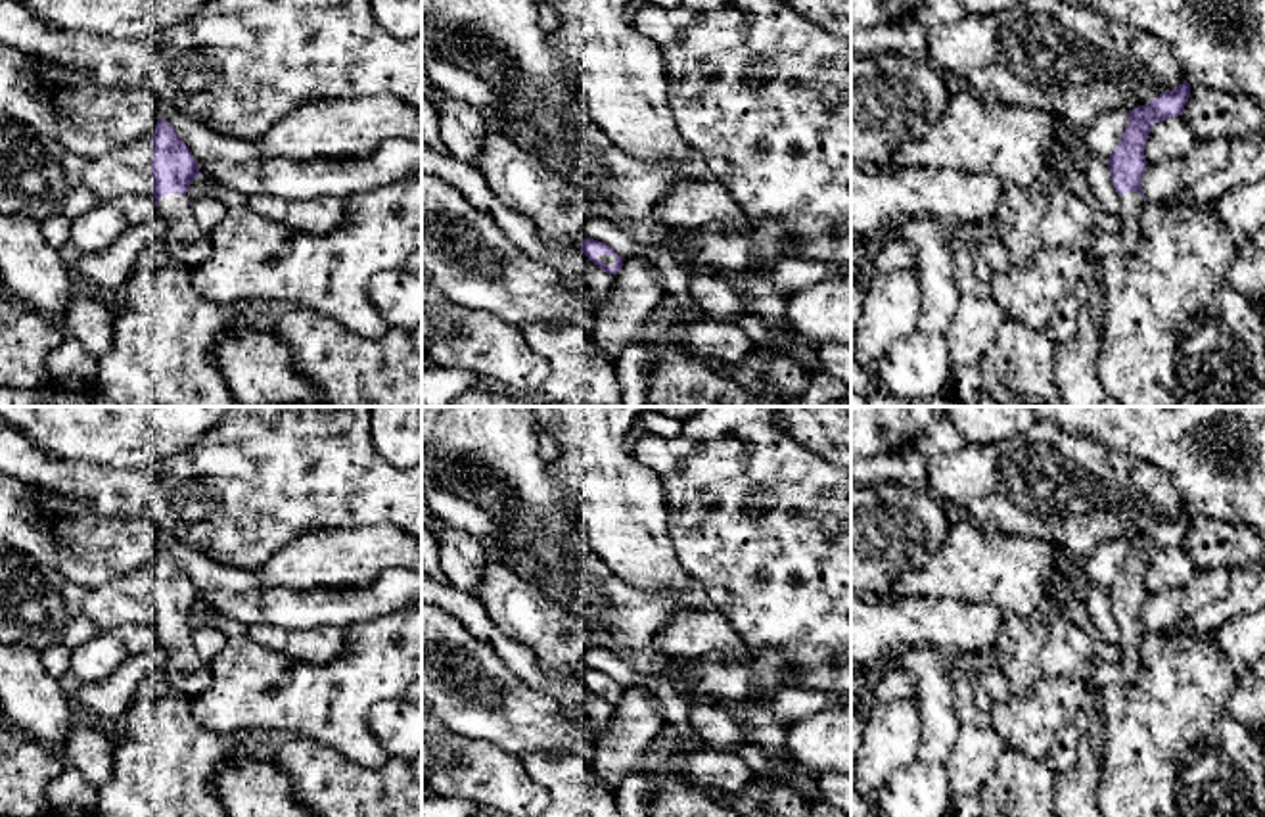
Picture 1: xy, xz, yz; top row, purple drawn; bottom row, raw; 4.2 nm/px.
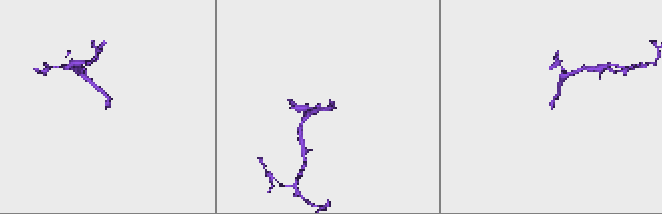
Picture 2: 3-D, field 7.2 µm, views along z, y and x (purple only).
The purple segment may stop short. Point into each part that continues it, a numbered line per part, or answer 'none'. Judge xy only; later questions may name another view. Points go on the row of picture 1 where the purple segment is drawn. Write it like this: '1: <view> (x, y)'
1: xy (188, 244)

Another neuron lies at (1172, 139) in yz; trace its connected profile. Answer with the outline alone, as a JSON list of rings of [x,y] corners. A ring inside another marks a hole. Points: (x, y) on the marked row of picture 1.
[[[1179,115],[1152,127],[1144,155],[1148,163],[1183,159],[1196,146],[1190,125]]]

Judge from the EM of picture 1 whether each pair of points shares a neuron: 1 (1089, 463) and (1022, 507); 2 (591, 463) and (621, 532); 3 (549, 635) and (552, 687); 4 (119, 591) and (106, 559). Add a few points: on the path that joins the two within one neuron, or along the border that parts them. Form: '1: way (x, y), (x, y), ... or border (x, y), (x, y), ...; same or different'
1: way (1072, 480), (1064, 488), (1039, 490); same
2: way (606, 480), (621, 503), (621, 514); same
3: border (524, 643), (551, 676), (579, 679); different
4: border (150, 566), (138, 566), (87, 591); different

